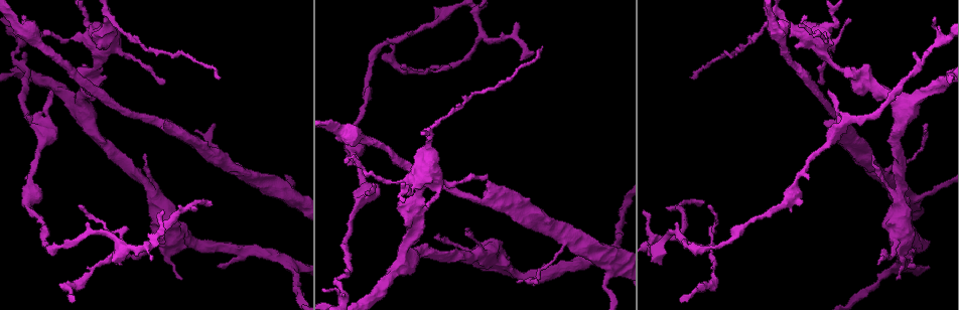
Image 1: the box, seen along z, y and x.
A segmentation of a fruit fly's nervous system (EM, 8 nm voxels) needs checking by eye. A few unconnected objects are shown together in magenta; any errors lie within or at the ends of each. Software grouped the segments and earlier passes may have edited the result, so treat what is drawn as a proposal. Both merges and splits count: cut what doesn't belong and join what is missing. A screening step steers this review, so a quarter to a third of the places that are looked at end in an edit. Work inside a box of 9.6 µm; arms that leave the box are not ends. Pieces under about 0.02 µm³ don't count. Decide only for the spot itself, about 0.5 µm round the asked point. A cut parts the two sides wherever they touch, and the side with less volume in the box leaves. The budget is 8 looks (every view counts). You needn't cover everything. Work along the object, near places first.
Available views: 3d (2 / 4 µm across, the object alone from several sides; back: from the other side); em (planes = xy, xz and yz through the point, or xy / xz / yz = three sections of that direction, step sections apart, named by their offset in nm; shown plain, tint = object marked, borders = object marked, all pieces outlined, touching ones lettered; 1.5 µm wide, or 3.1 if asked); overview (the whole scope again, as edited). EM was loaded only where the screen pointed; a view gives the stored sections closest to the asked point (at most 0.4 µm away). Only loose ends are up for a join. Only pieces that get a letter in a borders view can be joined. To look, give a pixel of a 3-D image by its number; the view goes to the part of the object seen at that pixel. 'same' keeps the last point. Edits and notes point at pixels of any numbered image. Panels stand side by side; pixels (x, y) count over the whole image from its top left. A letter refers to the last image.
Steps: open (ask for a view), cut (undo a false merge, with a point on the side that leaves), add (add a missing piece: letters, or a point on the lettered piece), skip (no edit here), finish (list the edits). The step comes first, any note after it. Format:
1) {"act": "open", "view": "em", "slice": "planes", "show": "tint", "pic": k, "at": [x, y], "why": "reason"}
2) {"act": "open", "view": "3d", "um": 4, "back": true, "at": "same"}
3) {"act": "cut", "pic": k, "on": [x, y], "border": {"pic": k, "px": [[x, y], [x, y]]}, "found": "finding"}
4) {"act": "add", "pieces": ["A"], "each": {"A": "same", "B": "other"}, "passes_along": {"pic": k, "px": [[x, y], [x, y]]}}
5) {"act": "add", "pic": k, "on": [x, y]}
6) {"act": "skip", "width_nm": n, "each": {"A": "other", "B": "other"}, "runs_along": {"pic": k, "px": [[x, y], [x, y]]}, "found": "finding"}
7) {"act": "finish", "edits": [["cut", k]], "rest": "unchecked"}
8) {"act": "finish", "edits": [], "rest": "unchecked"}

{"act": "open", "view": "3d", "um": 2, "pic": 1, "at": [845, 72], "why": "calibre changes"}

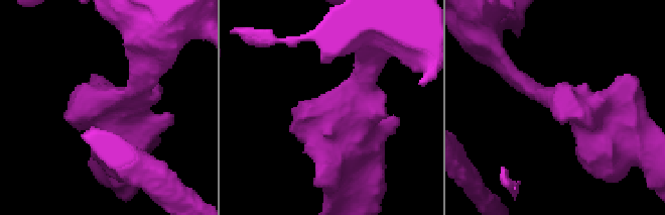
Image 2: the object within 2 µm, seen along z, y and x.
{"act": "open", "view": "em", "slice": "planes", "show": "borders", "pic": 2, "at": [561, 103], "arm_widths_nm": [220, 360], "why": "need the tissue"}

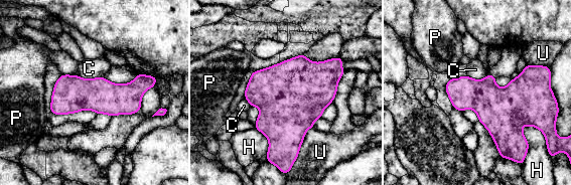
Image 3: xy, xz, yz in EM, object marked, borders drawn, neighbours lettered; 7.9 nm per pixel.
{"act": "skip", "each": {"C": "other", "H": "other", "P": "other", "U": "other"}, "runs_along": {"pic": 3, "px": [[151, 82], [52, 110]]}, "found": "one cell here"}

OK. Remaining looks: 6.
{"act": "open", "view": "em", "slice": "planes", "show": "borders", "pic": 1, "at": [487, 179], "why": "thin end"}

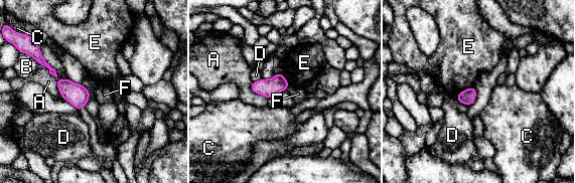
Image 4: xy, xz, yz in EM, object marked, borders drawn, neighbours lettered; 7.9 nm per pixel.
{"act": "skip", "longest_contact_nm": ["A", 300], "each": {"A": "other", "B": "other", "C": "other", "D": "other", "E": "other", "F": "other"}, "found": "none of them fits"}

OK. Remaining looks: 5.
{"act": "open", "view": "em", "slice": "yz", "step": 8, "show": "tint", "pic": 1, "at": [431, 135], "why": "sharp bend"}

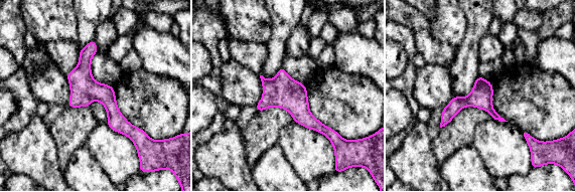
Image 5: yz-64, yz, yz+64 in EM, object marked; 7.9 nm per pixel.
{"act": "open", "view": "em", "slice": "planes", "show": "borders", "at": "same"}

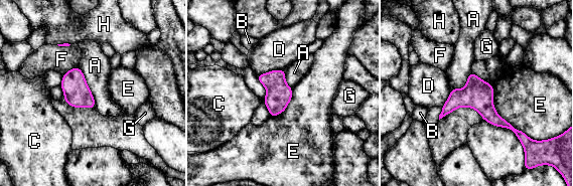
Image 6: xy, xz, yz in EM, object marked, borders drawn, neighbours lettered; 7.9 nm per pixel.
{"act": "skip", "width_nm": 130, "each": {"A": "other", "B": "other", "C": "other", "D": "other", "E": "other", "F": "other", "G": "other", "H": "other"}, "found": "one cell here"}

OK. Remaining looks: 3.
{"act": "finish", "edits": [], "rest": "unchecked"}

